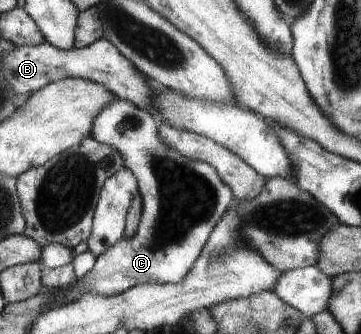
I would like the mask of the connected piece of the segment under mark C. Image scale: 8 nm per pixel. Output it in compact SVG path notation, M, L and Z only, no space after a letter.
M113 97L113 101L93 121L89 137L101 145L113 147L123 157L125 168L136 175L139 191L143 195L143 218L140 220L137 234L119 239L115 245L107 247L101 255L96 257L97 261L91 271L80 278L76 277L68 285L45 288L53 295L51 305L55 307L79 301L83 295L95 294L103 297L119 295L140 284L180 283L192 270L193 263L200 258L205 243L208 242L209 235L212 234L217 223L224 218L229 207L236 201L233 189L221 179L213 165L189 159L179 149L169 147L163 141L160 125L153 119L153 115L147 109L141 109L127 99Z

